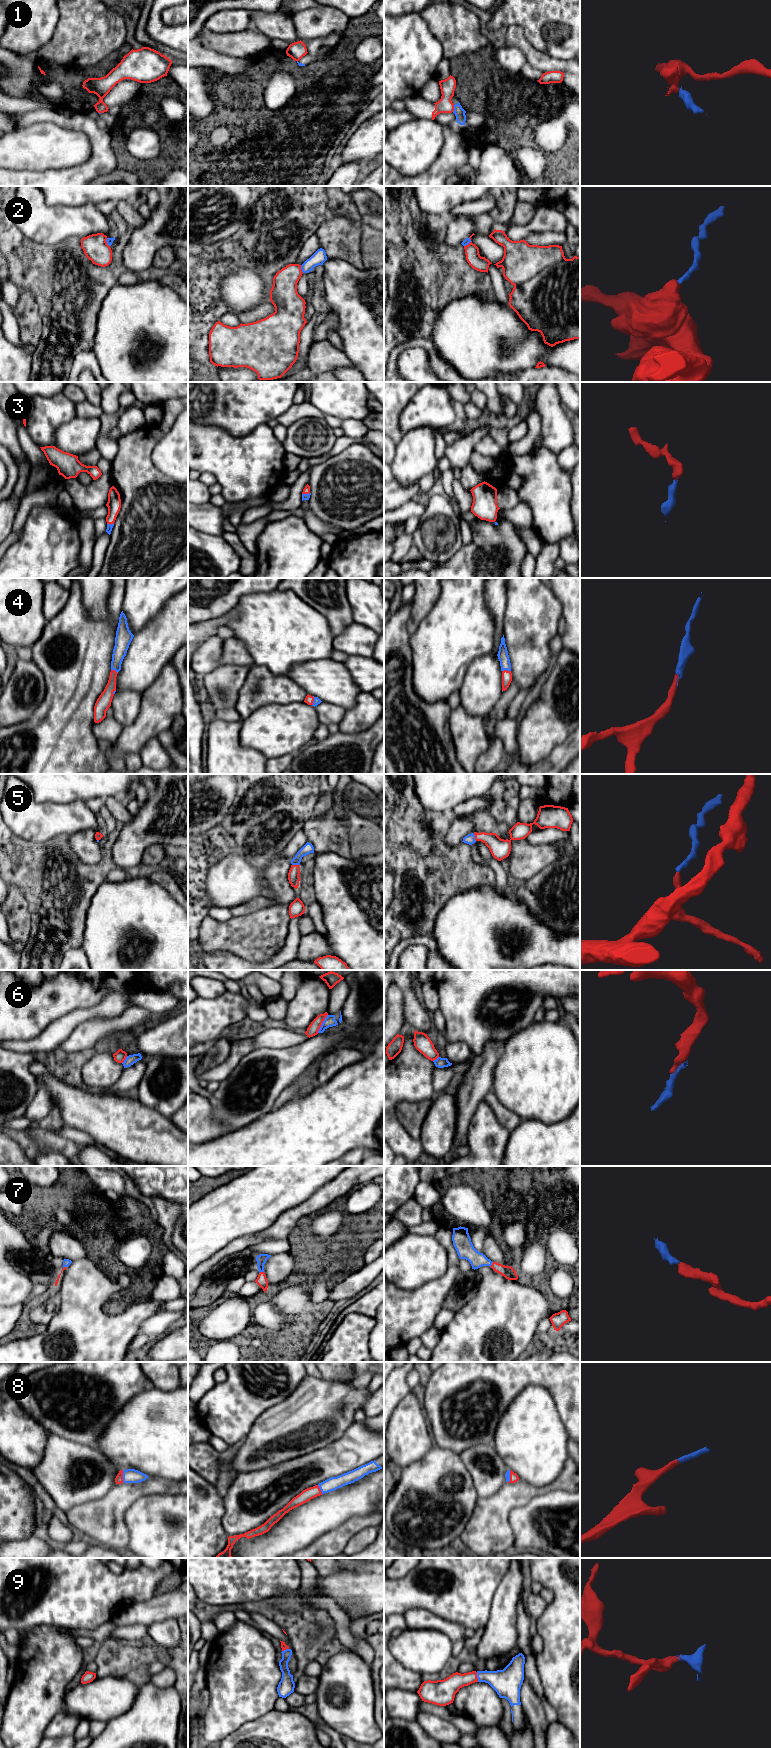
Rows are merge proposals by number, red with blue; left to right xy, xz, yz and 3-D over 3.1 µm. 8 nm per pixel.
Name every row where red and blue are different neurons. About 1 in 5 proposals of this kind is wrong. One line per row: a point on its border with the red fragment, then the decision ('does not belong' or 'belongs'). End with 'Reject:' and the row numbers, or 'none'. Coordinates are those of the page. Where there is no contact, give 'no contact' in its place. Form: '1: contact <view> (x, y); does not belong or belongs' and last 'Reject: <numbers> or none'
1: contact yz (453, 108); does not belong
2: contact xz (300, 269); does not belong
3: contact xz (305, 493); belongs
4: contact yz (506, 670); belongs
5: contact xz (296, 865); belongs
6: contact xz (322, 1022); does not belong
7: contact xz (261, 1272); belongs
8: contact xy (122, 1476); belongs
9: contact yz (476, 1677); belongs
Reject: 1, 2, 6

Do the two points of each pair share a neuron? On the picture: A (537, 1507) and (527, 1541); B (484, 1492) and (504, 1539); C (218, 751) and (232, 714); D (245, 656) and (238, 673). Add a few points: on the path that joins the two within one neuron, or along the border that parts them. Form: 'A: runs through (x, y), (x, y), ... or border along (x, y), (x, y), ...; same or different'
A: runs through (537, 1515), (537, 1524), (529, 1533); same
B: border along (505, 1483), (496, 1492), (486, 1497), (478, 1497); different
C: border along (212, 713), (225, 720), (241, 720); different
D: border along (220, 665), (247, 665), (249, 667); different

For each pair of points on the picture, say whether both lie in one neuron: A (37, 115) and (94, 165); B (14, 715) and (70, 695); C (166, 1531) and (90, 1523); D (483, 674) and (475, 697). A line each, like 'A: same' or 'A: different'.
A: same
B: different
C: different
D: same

